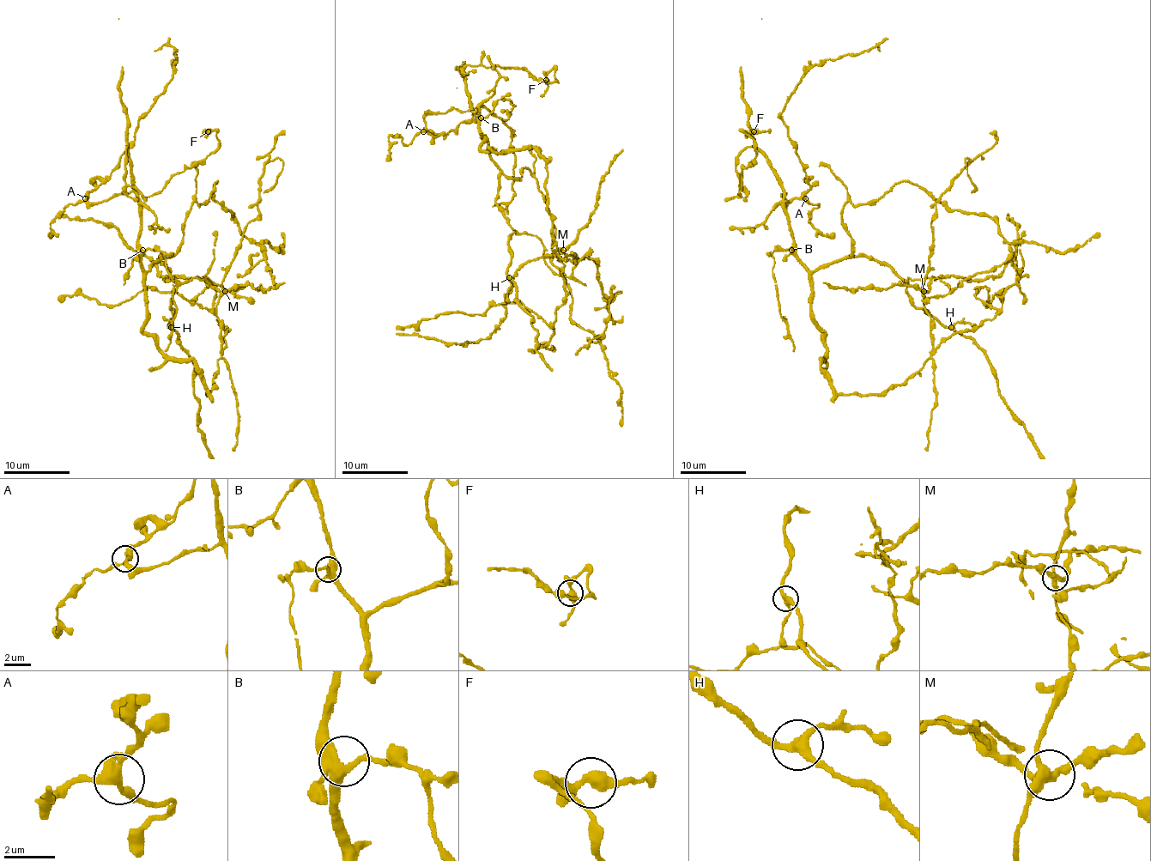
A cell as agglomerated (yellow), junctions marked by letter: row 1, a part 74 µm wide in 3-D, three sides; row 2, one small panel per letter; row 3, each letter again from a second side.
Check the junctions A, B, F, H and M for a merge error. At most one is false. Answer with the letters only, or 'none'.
M

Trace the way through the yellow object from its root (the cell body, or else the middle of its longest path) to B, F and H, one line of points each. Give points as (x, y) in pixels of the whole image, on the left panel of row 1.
B: (161, 256), (146, 271), (142, 263), (142, 250)
F: (161, 256), (142, 268), (142, 209), (126, 147), (124, 181), (151, 197), (215, 150), (215, 131), (208, 131)
H: (161, 256), (158, 259), (169, 271), (169, 275), (176, 284), (171, 306), (171, 327)

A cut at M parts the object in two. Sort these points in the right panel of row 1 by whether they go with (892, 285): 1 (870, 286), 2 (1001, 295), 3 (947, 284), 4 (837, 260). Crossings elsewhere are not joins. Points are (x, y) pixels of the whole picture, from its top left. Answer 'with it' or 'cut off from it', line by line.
1: with it
2: cut off from it
3: cut off from it
4: cut off from it

